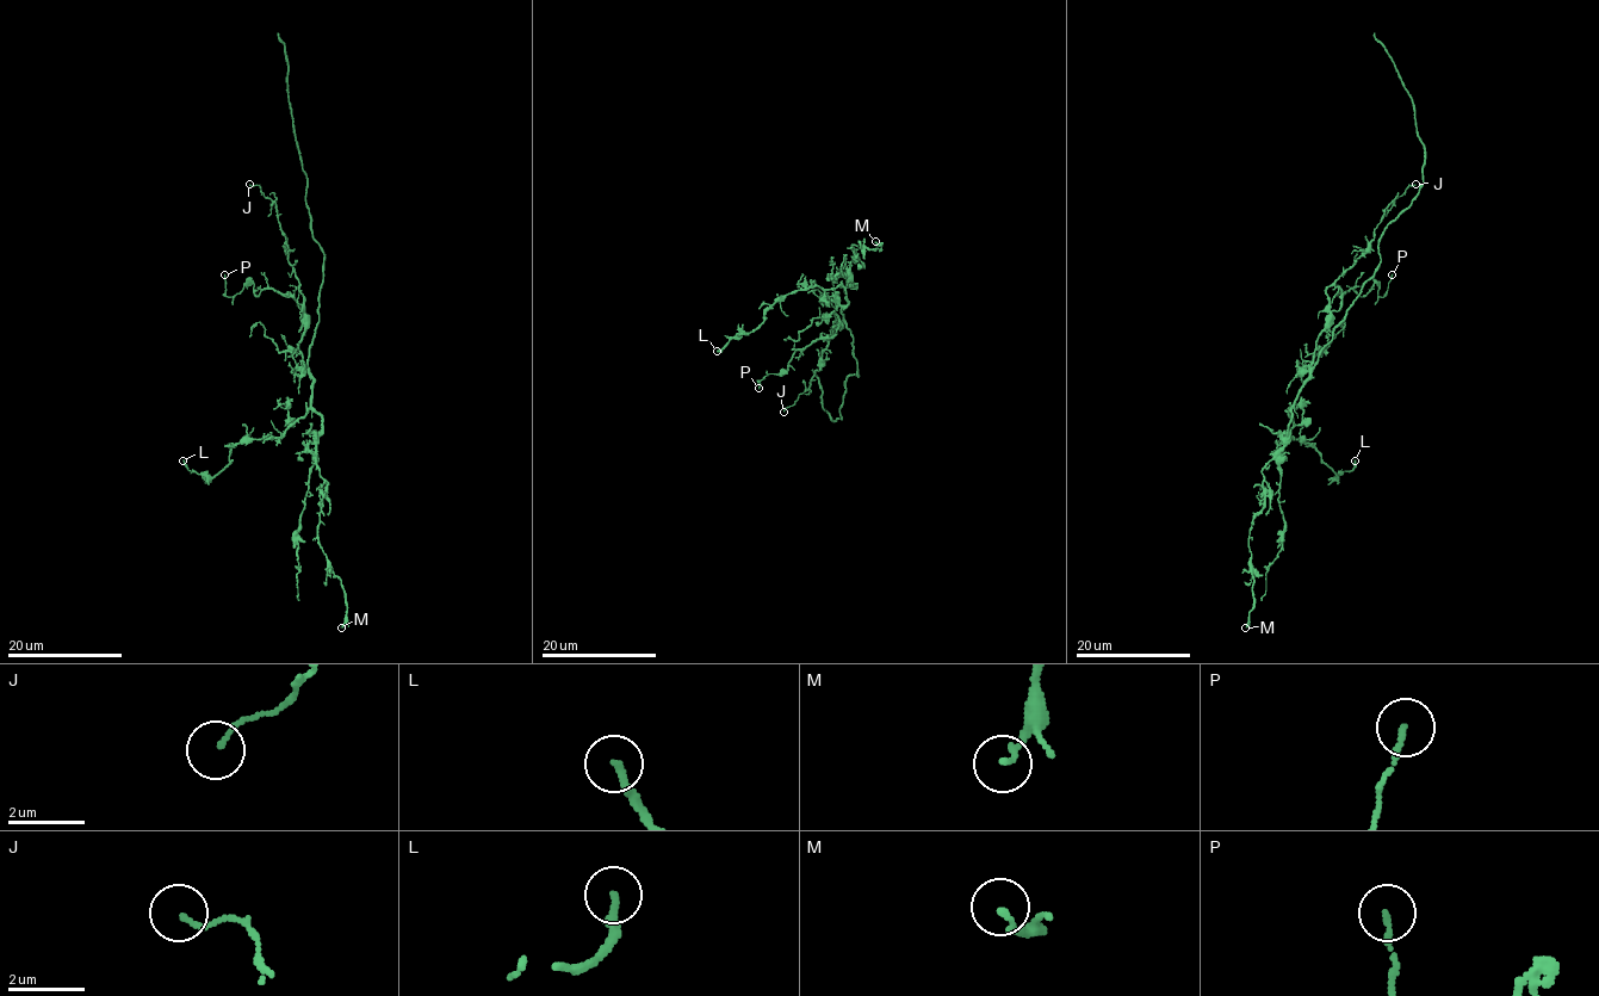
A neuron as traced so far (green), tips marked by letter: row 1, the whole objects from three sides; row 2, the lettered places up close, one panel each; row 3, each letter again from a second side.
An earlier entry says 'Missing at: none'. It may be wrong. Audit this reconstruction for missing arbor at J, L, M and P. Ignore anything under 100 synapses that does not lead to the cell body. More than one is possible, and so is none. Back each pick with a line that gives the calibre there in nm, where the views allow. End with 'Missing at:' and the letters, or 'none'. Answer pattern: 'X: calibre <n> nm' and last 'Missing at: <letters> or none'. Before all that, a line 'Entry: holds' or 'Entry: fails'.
Entry: holds
Missing at: none

